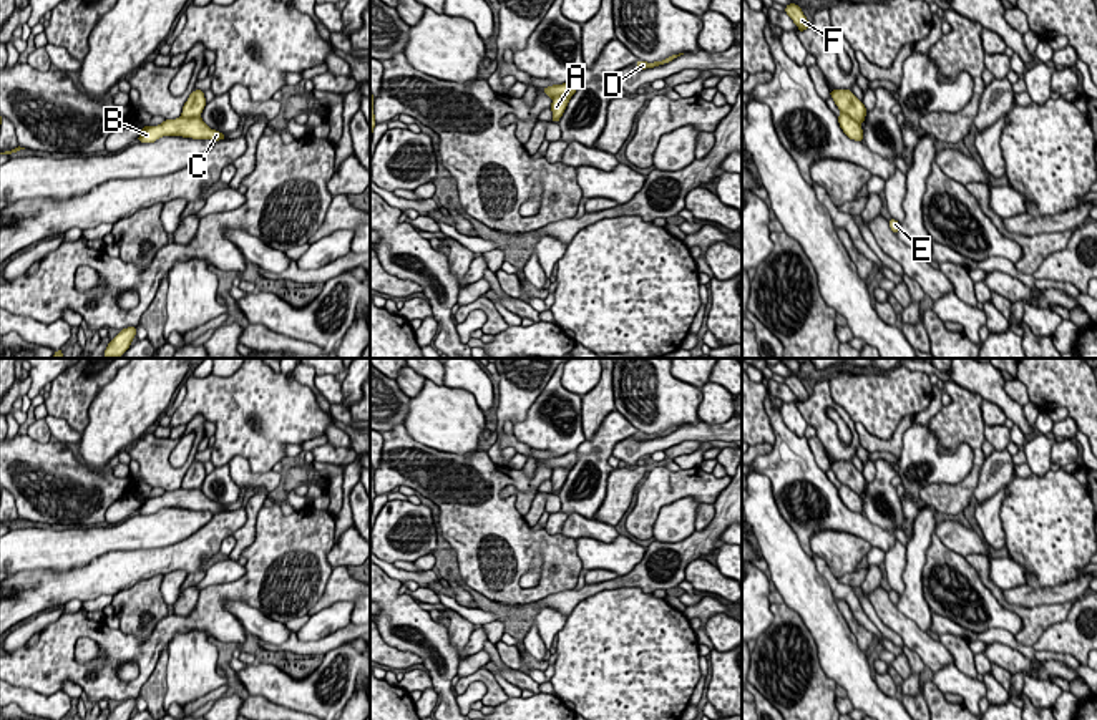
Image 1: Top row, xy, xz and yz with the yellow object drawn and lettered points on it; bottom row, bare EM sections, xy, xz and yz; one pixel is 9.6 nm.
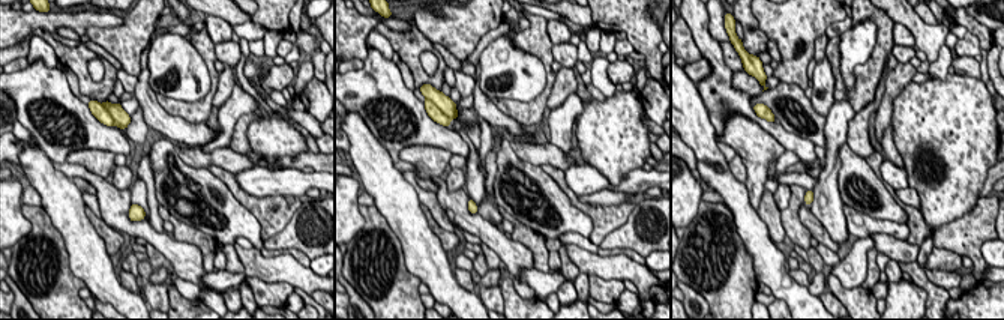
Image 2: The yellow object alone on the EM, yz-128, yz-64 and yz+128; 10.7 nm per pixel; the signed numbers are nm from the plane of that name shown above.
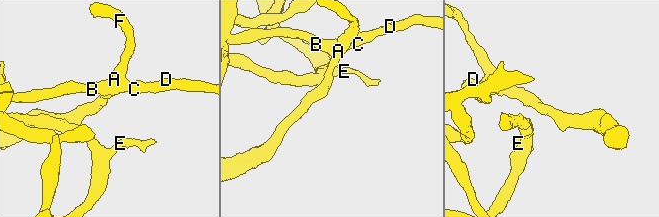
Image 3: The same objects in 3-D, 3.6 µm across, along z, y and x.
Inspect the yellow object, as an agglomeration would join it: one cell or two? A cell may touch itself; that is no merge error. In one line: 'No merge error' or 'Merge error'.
Merge error

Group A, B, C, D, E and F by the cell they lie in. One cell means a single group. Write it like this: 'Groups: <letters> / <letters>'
Groups: A E F / B C D

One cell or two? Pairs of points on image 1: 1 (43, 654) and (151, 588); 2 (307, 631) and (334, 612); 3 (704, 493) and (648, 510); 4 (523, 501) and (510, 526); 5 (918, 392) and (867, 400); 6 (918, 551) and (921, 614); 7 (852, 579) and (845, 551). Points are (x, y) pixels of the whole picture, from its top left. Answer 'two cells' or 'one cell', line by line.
1: two cells
2: one cell
3: one cell
4: two cells
5: one cell
6: one cell
7: two cells

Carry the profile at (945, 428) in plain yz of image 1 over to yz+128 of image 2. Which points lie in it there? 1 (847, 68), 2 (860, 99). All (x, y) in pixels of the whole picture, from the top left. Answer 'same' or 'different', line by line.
1: different
2: same

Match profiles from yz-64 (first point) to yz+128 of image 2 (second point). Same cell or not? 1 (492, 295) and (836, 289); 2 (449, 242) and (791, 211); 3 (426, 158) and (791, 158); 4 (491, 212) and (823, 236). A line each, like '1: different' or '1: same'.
1: different
2: different
3: different
4: different

